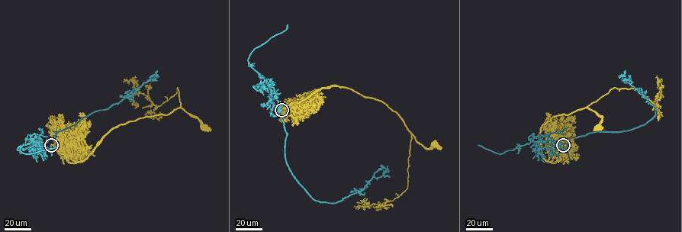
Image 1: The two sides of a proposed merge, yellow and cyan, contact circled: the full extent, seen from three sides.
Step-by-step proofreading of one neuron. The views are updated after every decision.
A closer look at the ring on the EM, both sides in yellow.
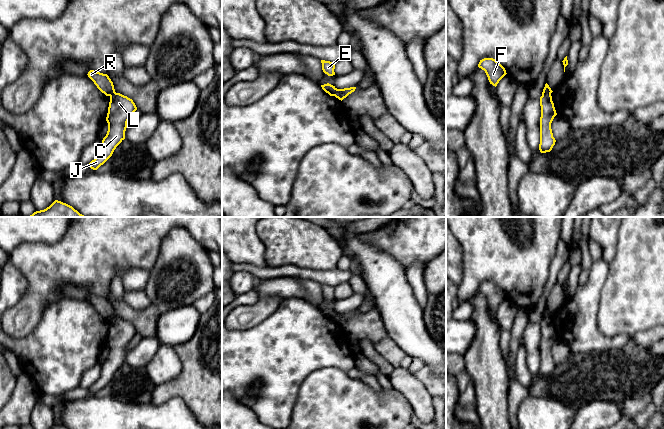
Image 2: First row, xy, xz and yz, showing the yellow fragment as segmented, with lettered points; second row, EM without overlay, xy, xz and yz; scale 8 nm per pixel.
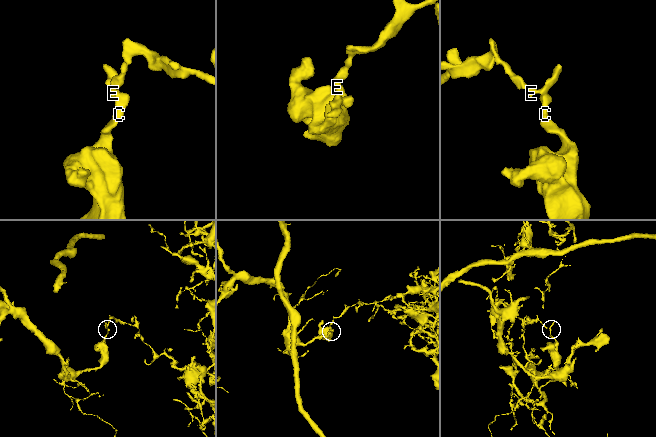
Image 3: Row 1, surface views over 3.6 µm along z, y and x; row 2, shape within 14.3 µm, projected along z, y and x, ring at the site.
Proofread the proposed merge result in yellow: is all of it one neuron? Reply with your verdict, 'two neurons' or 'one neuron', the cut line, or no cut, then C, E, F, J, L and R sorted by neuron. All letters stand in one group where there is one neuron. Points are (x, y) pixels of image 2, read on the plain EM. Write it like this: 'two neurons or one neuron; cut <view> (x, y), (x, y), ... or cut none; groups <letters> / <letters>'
two neurons; cut yz (550, 317), (542, 319); groups C J L / E F R

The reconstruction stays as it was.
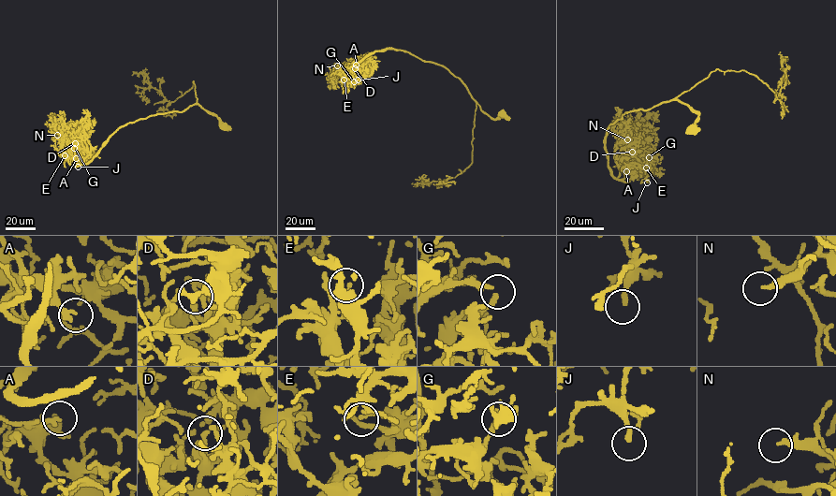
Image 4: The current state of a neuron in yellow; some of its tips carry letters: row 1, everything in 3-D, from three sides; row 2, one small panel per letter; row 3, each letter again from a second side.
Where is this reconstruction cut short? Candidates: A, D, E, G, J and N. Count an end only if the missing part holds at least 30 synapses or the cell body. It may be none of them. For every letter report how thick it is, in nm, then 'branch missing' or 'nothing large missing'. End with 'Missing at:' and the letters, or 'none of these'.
A: 200 nm thick; nothing large missing
D: 200 nm thick; nothing large missing
E: 170 nm thick; nothing large missing
G: 120 nm thick; nothing large missing
J: 180 nm thick; nothing large missing
N: 280 nm thick; nothing large missing
Missing at: none of these

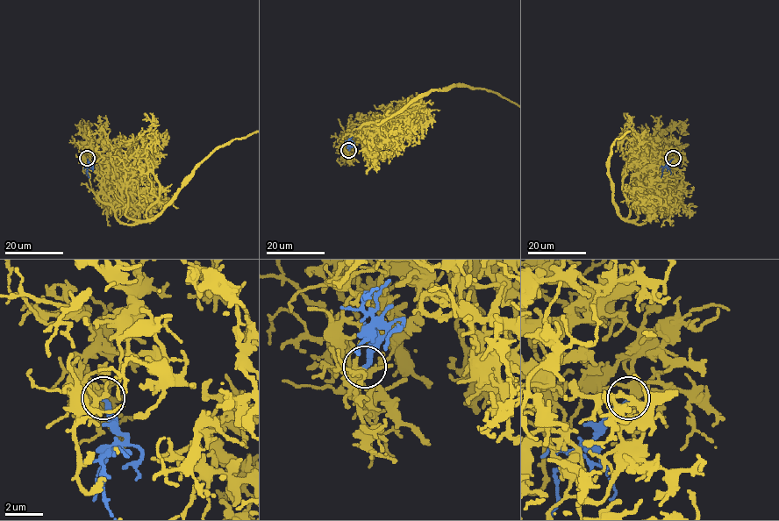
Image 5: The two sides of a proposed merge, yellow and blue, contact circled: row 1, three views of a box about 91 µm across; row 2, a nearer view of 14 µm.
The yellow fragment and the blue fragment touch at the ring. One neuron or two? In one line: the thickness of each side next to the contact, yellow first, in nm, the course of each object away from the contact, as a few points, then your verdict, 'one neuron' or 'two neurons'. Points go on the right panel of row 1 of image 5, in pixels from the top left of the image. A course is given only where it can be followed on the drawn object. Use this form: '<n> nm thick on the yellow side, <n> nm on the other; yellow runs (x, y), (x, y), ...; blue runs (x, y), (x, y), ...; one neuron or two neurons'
260 nm thick on the yellow side, 180 nm on the other; blue runs (673, 159), (661, 170), (661, 177); one neuron

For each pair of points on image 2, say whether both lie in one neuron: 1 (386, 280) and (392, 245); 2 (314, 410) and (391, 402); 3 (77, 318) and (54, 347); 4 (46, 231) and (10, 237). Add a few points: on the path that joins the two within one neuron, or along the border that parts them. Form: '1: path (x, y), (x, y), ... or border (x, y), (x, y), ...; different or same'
1: border (369, 244), (389, 254), (405, 269); different
2: path (333, 410), (372, 410); same
3: path (74, 325), (61, 340); same
4: path (37, 231), (19, 231); same

